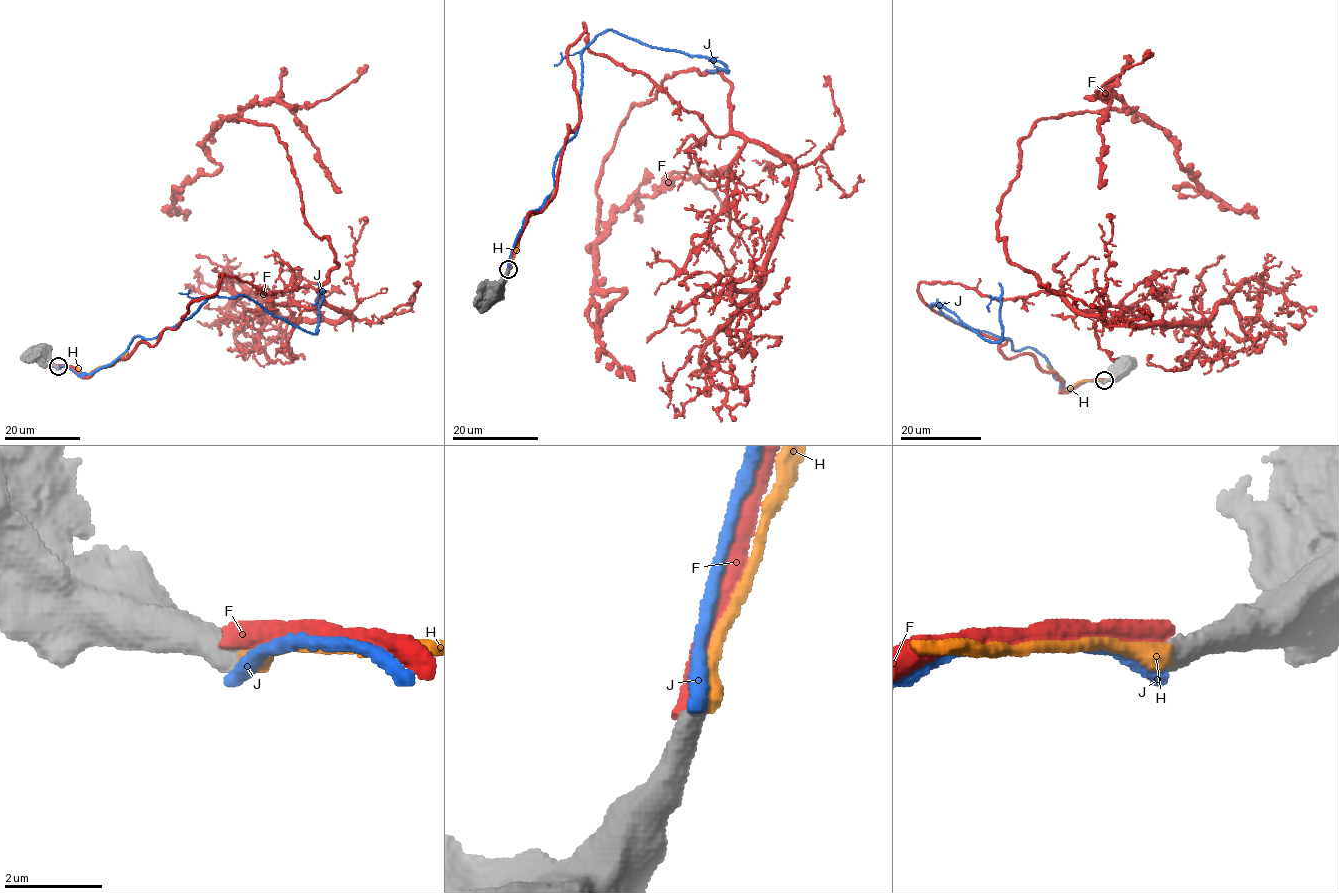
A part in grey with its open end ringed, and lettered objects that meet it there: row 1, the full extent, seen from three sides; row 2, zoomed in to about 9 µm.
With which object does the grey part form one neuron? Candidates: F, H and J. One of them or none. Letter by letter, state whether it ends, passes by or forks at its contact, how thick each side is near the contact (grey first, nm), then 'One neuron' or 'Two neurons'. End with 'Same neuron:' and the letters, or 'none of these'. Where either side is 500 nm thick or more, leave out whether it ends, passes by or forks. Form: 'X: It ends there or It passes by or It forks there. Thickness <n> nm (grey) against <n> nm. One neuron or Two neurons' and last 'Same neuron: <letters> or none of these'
F: Thickness 500 nm (grey) against 460 nm. One neuron
H: Thickness 500 nm (grey) against 420 nm. Two neurons
J: Thickness 500 nm (grey) against 320 nm. Two neurons
Same neuron: F

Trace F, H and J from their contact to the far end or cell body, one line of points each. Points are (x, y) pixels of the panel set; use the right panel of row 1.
F: (1104, 380), (1061, 392), (918, 290), (1062, 290), (997, 231), (1037, 121), (1144, 114), (1204, 191), (1258, 218)
H: (1104, 380), (1083, 380), (1065, 390), (1063, 381), (1046, 365)
J: (1104, 382), (1061, 389), (1031, 347), (1013, 350), (931, 304), (999, 342), (1000, 300), (989, 311)

